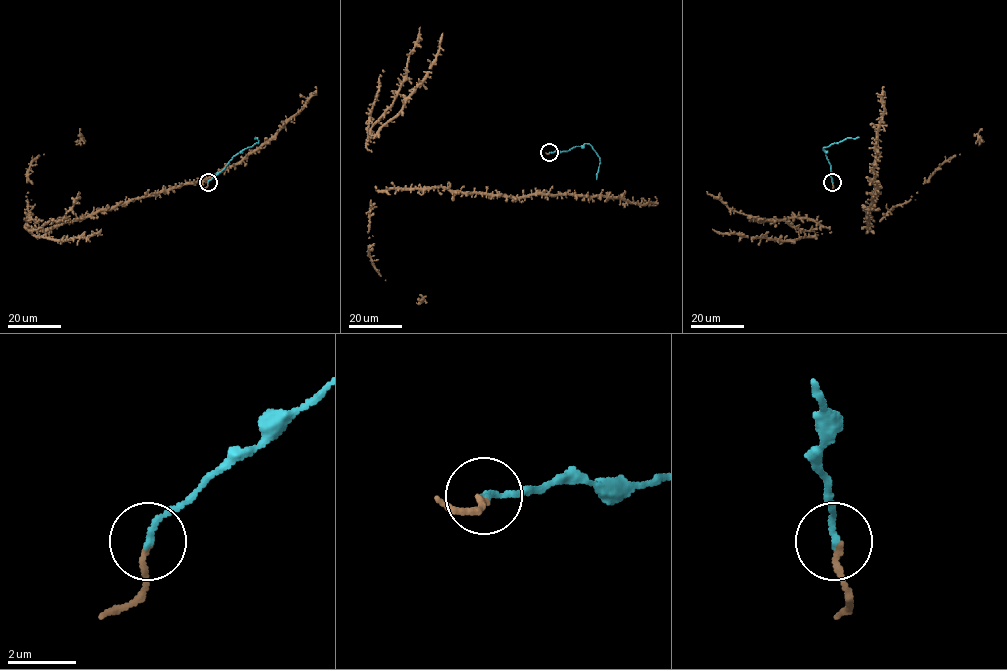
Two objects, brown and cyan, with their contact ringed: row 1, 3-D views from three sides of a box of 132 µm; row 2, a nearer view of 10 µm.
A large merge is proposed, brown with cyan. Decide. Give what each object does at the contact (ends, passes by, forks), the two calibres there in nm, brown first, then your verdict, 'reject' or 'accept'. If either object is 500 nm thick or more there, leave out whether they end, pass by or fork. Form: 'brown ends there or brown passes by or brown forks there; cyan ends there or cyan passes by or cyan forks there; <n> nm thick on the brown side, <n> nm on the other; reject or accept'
brown ends there; cyan ends there; 170 nm thick on the brown side, 180 nm on the other; accept

